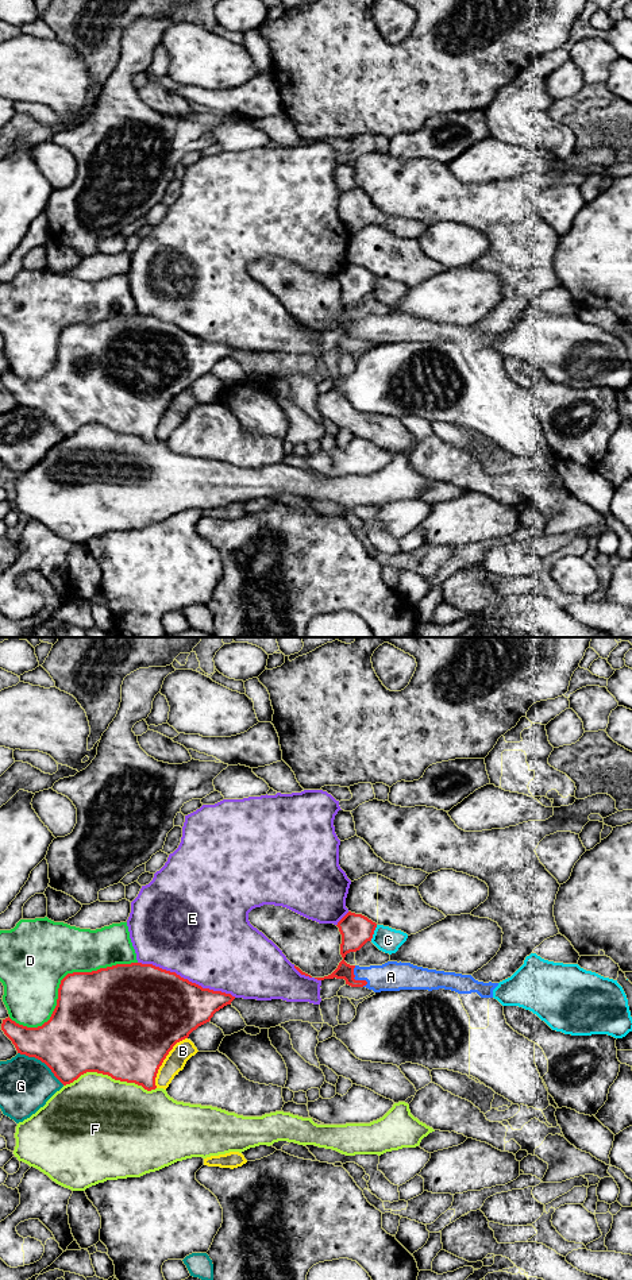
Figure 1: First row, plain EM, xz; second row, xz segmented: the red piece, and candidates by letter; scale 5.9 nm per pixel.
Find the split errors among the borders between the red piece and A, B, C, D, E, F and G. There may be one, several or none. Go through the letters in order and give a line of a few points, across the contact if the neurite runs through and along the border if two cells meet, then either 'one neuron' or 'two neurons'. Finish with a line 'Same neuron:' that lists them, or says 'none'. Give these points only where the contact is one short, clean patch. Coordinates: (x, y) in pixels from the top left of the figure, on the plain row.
A: xz (353, 290), (343, 319), (357, 332), (390, 328) | one neuron
B: two neurons
C: two neurons
D: two neurons
E: two neurons
F: two neurons
G: two neurons
Same neuron: A

